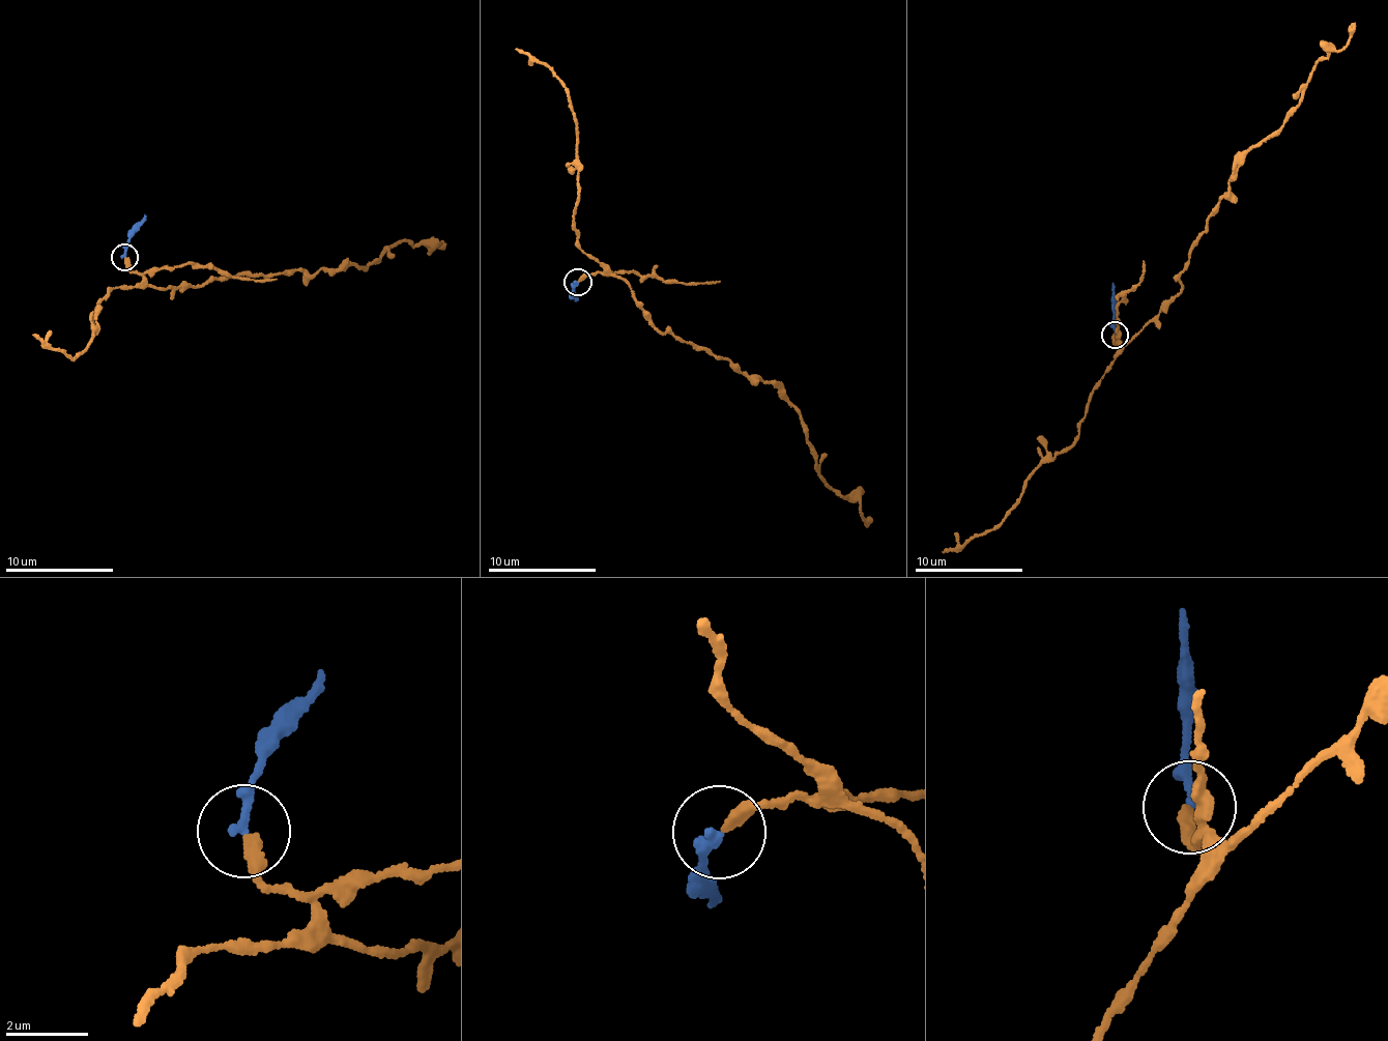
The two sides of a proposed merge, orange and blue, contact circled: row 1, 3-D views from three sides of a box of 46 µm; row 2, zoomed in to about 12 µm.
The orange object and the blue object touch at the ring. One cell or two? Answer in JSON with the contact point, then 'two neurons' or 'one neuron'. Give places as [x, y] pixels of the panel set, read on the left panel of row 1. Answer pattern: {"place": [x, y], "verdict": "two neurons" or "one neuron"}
{"place": [124, 257], "verdict": "two neurons"}

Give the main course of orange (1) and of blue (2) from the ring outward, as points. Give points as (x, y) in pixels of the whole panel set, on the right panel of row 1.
1: (1115, 336), (1135, 335), (1179, 295), (1243, 155), (1299, 104), (1355, 22)
2: (1115, 336), (1112, 283)

